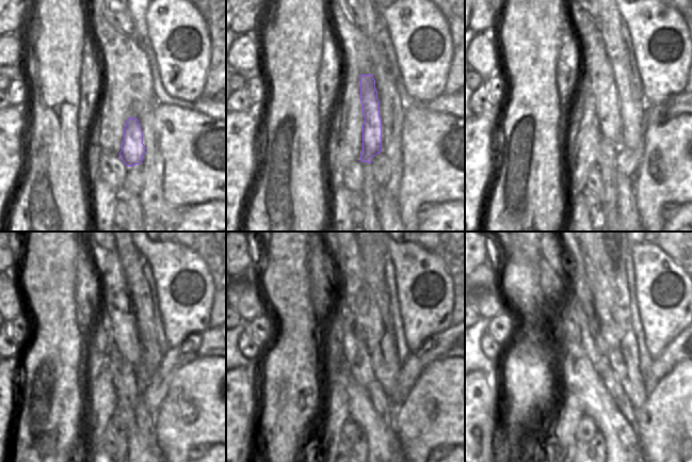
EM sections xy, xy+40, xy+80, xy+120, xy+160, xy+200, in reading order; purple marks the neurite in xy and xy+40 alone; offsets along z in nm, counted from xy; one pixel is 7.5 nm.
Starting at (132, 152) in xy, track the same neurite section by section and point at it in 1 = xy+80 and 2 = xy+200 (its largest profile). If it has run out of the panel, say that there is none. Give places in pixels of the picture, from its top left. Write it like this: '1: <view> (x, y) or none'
1: xy+80 (593, 57)
2: xy+200 (588, 253)

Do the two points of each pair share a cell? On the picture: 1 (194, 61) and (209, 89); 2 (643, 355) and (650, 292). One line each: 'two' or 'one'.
1: two
2: two

